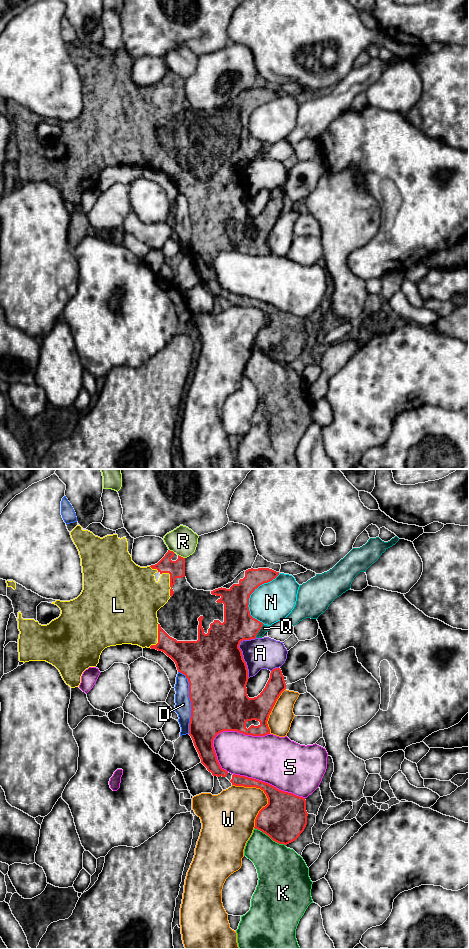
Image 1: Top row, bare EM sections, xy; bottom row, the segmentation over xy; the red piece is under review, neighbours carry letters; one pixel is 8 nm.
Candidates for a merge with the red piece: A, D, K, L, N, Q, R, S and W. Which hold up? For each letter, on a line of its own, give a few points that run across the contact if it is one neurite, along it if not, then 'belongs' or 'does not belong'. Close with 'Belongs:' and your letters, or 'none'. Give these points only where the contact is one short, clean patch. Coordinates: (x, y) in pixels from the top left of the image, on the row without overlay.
A: does not belong
D: does not belong
K: does not belong
L: belongs
N: does not belong
Q: does not belong
R: does not belong
S: does not belong
W: does not belong
Belongs: L

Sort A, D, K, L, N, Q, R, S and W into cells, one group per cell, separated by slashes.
A / D / K / L / N / Q / R / S / W

